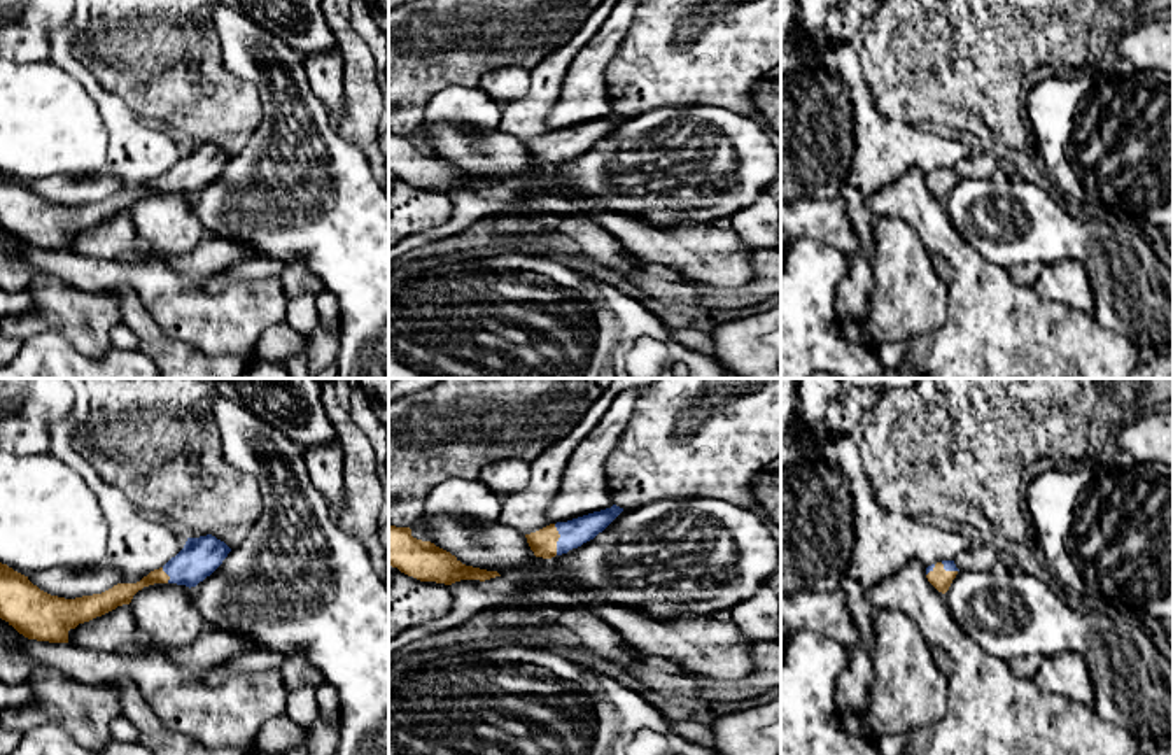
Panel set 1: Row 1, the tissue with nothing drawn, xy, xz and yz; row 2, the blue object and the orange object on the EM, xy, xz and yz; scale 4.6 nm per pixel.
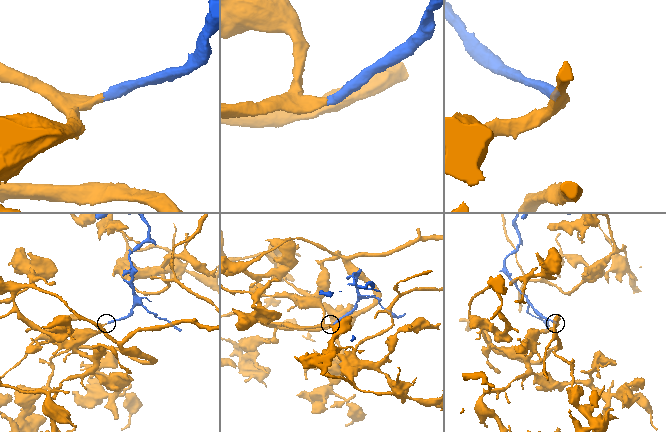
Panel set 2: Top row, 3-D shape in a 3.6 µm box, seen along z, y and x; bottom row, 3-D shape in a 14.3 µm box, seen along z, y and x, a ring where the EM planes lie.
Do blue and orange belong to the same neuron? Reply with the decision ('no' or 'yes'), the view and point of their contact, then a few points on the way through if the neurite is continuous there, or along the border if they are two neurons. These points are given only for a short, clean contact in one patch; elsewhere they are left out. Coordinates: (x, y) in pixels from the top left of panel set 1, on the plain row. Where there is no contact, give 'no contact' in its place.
yes; meets blue in xz at (559, 148); runs through xz (573, 141), (559, 148), (543, 151)

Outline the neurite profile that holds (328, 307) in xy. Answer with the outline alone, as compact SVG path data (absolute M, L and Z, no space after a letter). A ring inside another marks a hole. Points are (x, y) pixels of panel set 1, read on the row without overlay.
M322 291L315 296L319 324L326 328L334 328L340 324L340 305L334 294Z

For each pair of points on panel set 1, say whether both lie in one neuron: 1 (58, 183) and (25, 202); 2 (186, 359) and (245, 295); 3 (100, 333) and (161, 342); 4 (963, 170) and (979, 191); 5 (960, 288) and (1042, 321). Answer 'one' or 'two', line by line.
1: one
2: two
3: two
4: two
5: one

